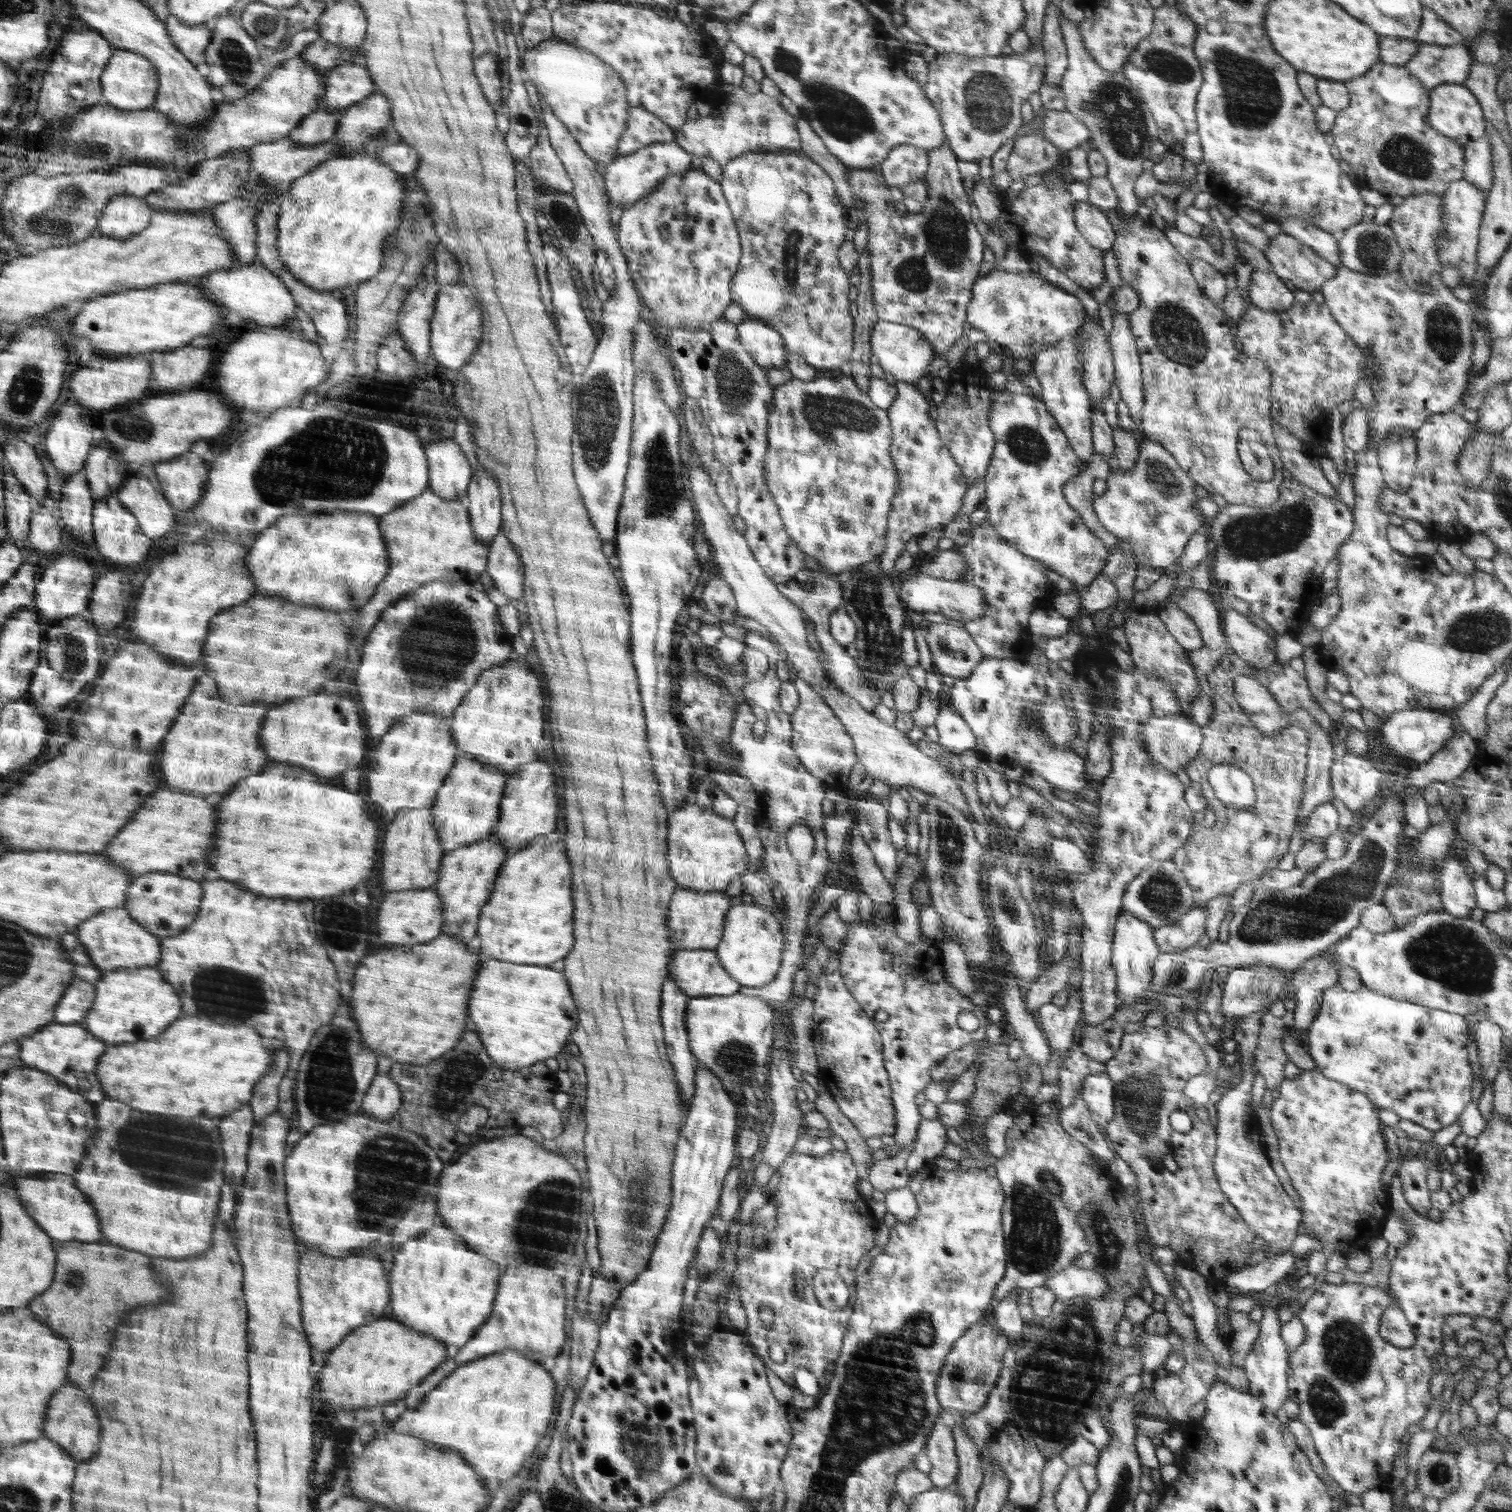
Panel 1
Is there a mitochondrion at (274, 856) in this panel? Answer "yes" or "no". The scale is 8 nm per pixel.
no

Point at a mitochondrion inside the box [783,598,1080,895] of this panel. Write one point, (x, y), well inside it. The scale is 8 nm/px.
(951, 841)

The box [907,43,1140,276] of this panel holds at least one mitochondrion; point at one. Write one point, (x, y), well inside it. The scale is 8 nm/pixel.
(987, 98)

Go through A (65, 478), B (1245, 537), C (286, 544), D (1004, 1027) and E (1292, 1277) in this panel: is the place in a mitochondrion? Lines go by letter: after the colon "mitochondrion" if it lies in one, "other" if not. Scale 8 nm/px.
A: other
B: mitochondrion
C: other
D: other
E: other

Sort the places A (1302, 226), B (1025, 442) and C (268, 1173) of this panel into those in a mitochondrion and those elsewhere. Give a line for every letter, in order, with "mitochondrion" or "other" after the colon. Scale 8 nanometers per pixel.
A: other
B: mitochondrion
C: mitochondrion

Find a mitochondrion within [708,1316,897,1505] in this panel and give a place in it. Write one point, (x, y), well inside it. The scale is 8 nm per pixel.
(723, 1469)

